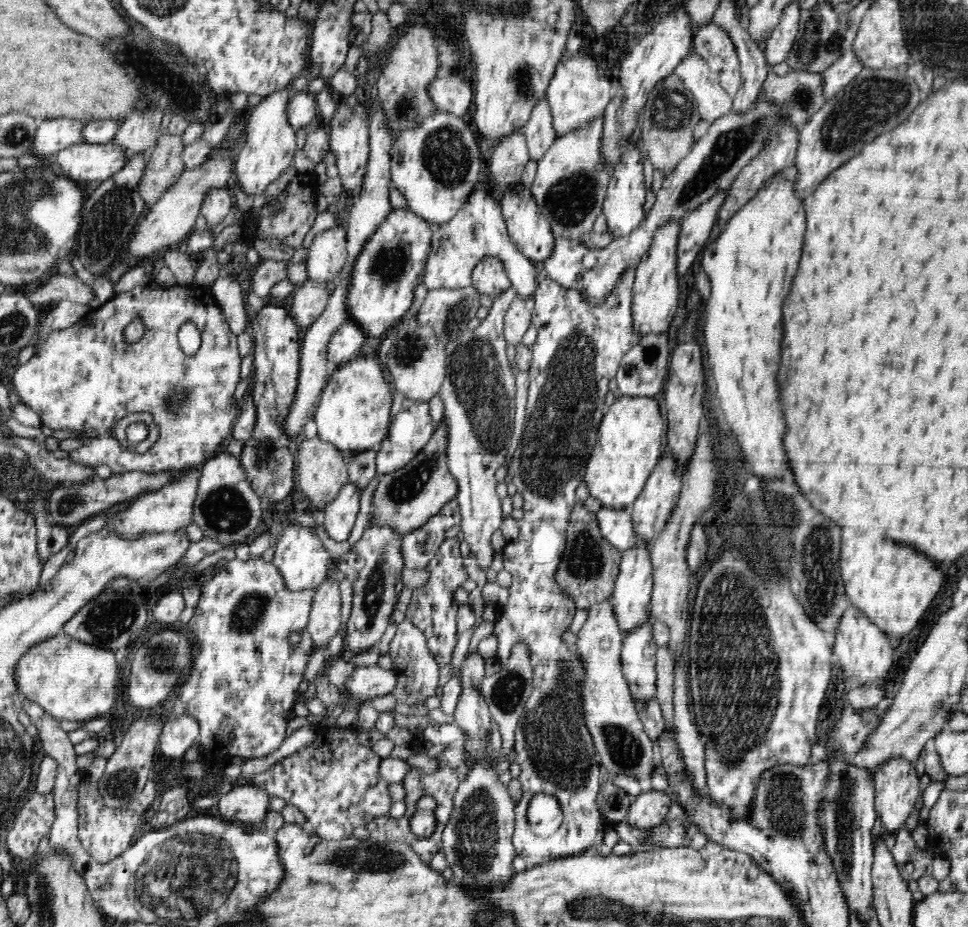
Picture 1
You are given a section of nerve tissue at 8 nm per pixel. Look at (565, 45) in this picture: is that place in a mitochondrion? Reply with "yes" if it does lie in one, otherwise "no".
no

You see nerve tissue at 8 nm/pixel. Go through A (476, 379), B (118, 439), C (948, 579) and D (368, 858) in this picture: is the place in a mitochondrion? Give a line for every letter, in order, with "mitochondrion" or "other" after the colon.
A: mitochondrion
B: other
C: other
D: mitochondrion

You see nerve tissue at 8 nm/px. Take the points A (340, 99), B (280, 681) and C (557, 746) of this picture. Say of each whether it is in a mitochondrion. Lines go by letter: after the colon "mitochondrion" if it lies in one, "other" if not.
A: other
B: other
C: mitochondrion

